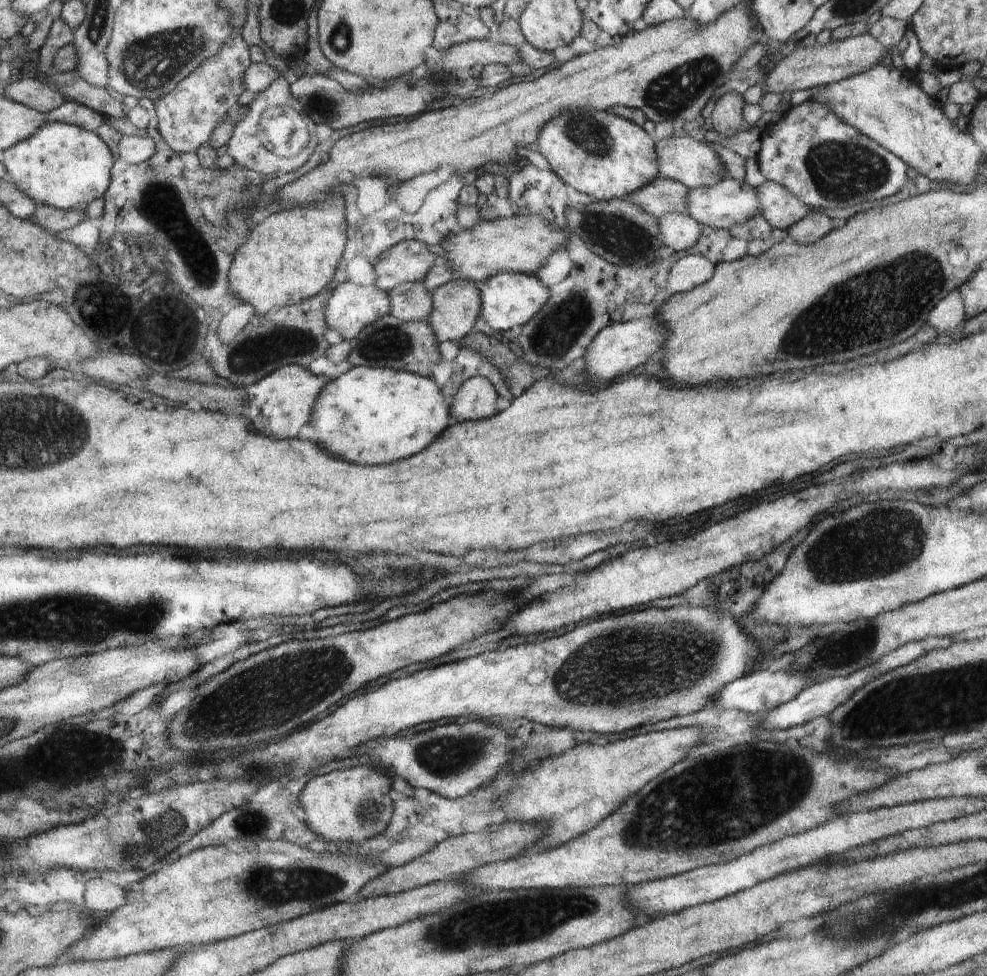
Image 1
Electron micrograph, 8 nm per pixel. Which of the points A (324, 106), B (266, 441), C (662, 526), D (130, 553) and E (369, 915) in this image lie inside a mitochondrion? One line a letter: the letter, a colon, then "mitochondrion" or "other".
A: mitochondrion
B: other
C: other
D: other
E: other

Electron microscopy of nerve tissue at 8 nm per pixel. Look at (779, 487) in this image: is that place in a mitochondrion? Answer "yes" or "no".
no

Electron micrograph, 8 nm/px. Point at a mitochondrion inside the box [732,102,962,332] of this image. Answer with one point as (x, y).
(841, 171)

